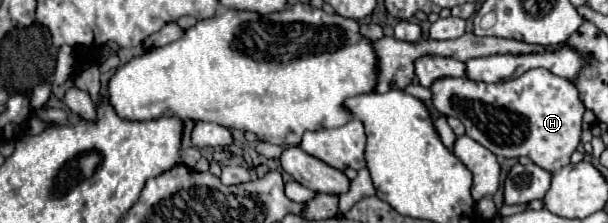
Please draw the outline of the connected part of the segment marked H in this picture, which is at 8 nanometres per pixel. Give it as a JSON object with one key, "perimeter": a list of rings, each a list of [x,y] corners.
{"perimeter":[[[530,69],[518,79],[494,85],[472,81],[468,77],[446,77],[432,87],[434,107],[464,123],[466,135],[498,157],[530,157],[536,165],[554,173],[570,165],[570,155],[580,145],[582,105],[574,83],[550,73],[548,69]]]}

